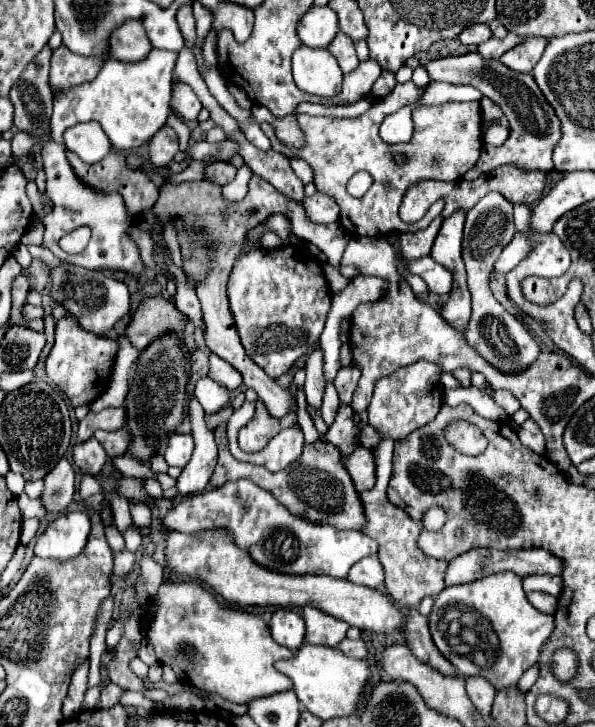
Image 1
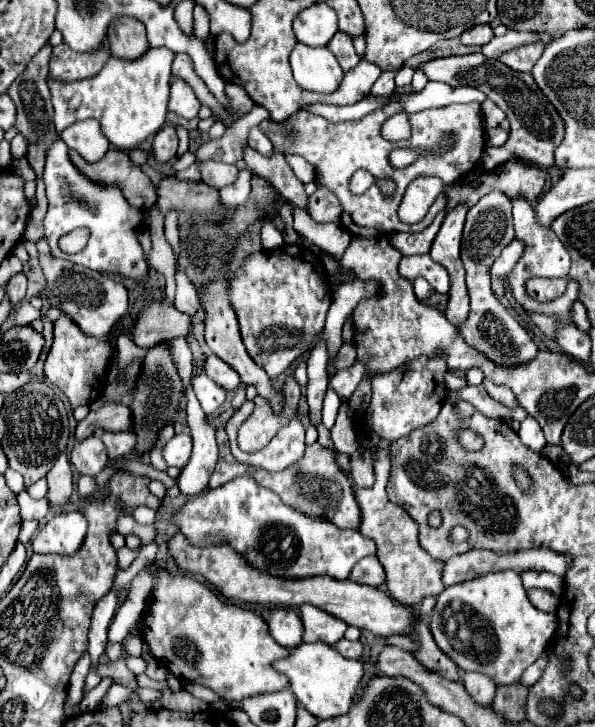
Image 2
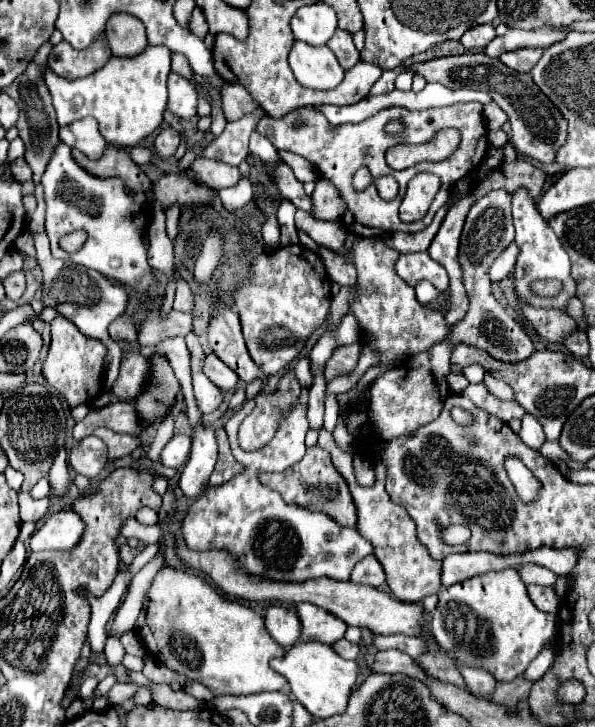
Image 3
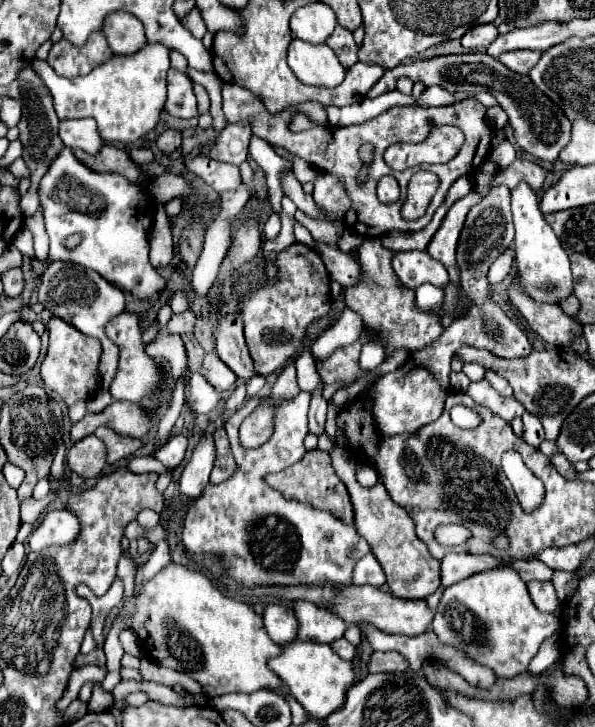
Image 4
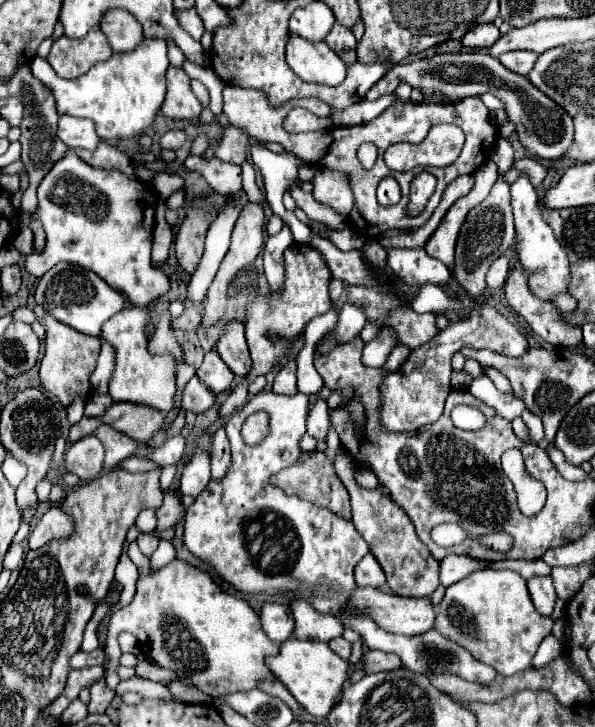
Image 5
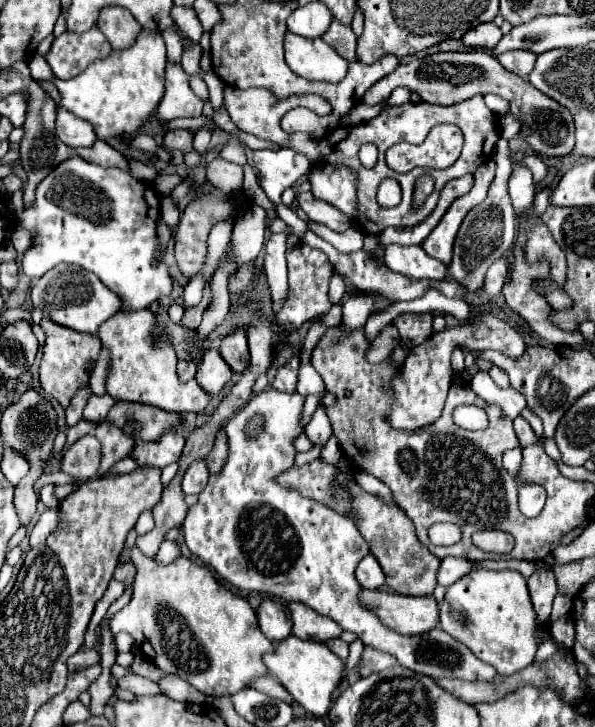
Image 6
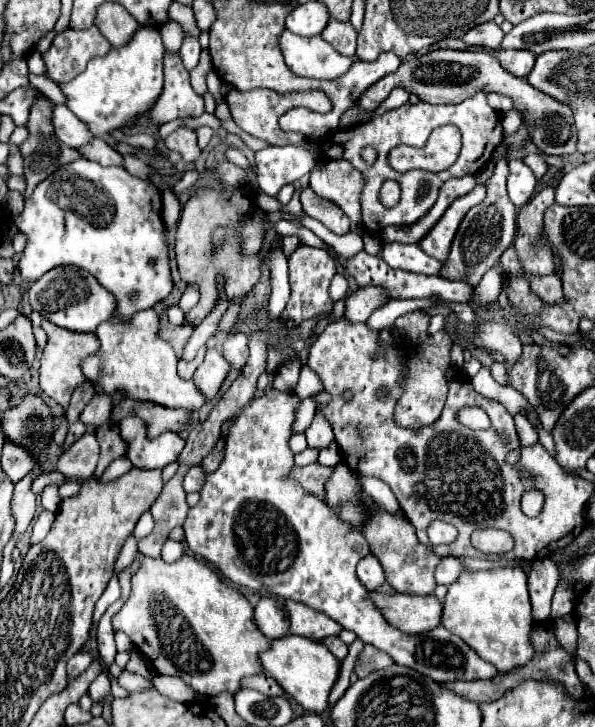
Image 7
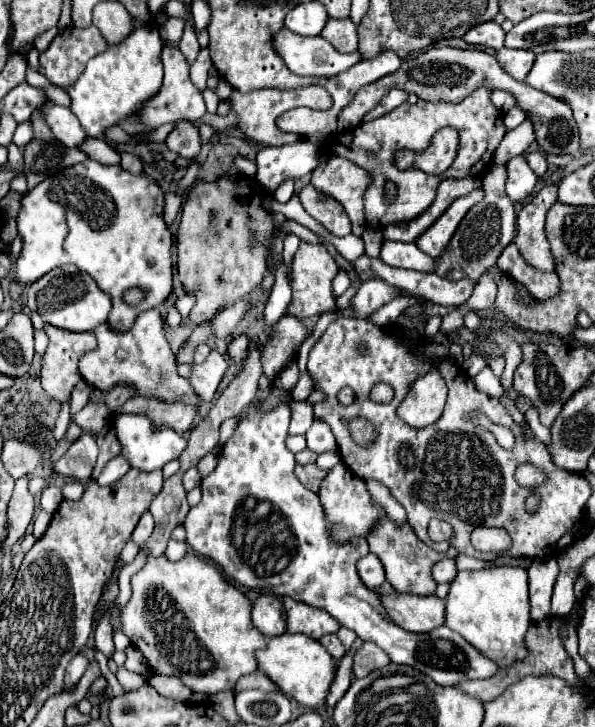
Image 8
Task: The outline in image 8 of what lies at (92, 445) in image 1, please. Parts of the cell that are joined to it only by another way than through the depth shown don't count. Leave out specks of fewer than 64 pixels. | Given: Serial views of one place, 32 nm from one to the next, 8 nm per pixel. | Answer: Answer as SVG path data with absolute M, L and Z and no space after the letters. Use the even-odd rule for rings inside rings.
M80 436L68 452L54 464L54 470L58 474L70 474L80 482L90 480L94 464L98 458L98 444L92 436Z

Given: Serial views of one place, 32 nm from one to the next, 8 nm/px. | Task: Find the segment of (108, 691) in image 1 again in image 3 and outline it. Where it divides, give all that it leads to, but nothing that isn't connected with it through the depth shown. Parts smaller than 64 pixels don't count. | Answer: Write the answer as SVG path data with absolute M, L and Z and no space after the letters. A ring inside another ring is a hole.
M116 682L110 692L108 692L108 706L118 706L124 700L132 698L132 694L138 690L136 684L124 684L124 682Z

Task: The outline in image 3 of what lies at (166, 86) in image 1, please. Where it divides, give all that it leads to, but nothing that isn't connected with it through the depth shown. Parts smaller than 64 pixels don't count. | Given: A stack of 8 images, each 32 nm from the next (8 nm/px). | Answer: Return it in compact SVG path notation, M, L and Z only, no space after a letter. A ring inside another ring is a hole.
M148 46L140 56L134 58L110 58L104 68L92 76L80 80L58 78L50 68L44 72L46 86L52 94L56 108L56 122L62 128L86 116L92 116L100 124L100 134L116 146L136 146L140 140L150 136L164 120L168 88L166 80L170 74L172 52L164 46Z

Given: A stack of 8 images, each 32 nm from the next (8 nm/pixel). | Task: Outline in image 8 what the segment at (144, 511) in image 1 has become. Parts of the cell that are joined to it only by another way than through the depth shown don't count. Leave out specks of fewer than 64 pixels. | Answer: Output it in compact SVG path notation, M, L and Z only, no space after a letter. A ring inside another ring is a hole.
M146 512L146 514L142 514L142 518L140 518L140 522L138 522L138 526L136 526L134 534L132 534L132 540L134 540L136 544L142 544L142 542L146 542L146 540L150 538L152 530L154 530L154 518L152 518L150 512Z

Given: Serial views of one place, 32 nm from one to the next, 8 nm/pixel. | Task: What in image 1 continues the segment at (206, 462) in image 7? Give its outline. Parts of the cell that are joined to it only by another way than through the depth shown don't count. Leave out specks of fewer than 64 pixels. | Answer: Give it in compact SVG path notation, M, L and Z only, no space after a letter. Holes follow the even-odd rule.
M220 424L214 428L214 438L218 446L218 464L210 478L212 486L222 486L230 480L250 478L260 488L268 490L288 512L310 520L312 524L324 524L334 526L338 530L362 530L366 526L366 514L360 500L360 494L354 488L354 482L350 474L346 472L342 464L342 454L332 444L312 442L304 444L304 450L296 462L292 462L288 468L280 472L270 472L262 466L254 464L242 464L228 452L228 440L226 440L226 424Z

